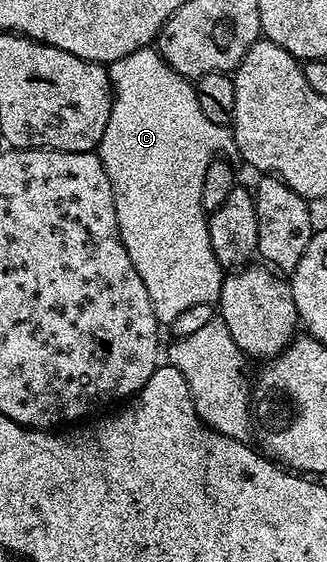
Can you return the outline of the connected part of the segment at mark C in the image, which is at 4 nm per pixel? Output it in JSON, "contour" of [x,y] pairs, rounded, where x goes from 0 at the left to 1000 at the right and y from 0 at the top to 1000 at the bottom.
{"contour":[[[437,82],[398,93],[398,100],[373,100],[373,107],[327,112],[327,121],[330,139],[343,144],[343,190],[336,192],[336,214],[324,221],[324,235],[312,235],[300,272],[324,299],[324,313],[336,313],[361,413],[385,441],[385,456],[398,456],[398,470],[410,470],[422,491],[434,491],[434,505],[446,505],[446,520],[459,520],[459,541],[471,548],[480,573],[523,577],[544,562],[557,562],[557,555],[569,555],[569,548],[593,548],[593,541],[661,541],[673,536],[673,514],[685,504],[688,482],[661,466],[654,441],[642,441],[636,381],[618,363],[618,320],[630,320],[636,294],[664,279],[661,258],[670,256],[673,244],[691,238],[691,231],[688,226],[642,221],[642,214],[630,214],[606,185],[596,151],[578,141],[557,137],[532,121],[520,121],[520,114],[508,114],[486,89],[465,82]]]}

